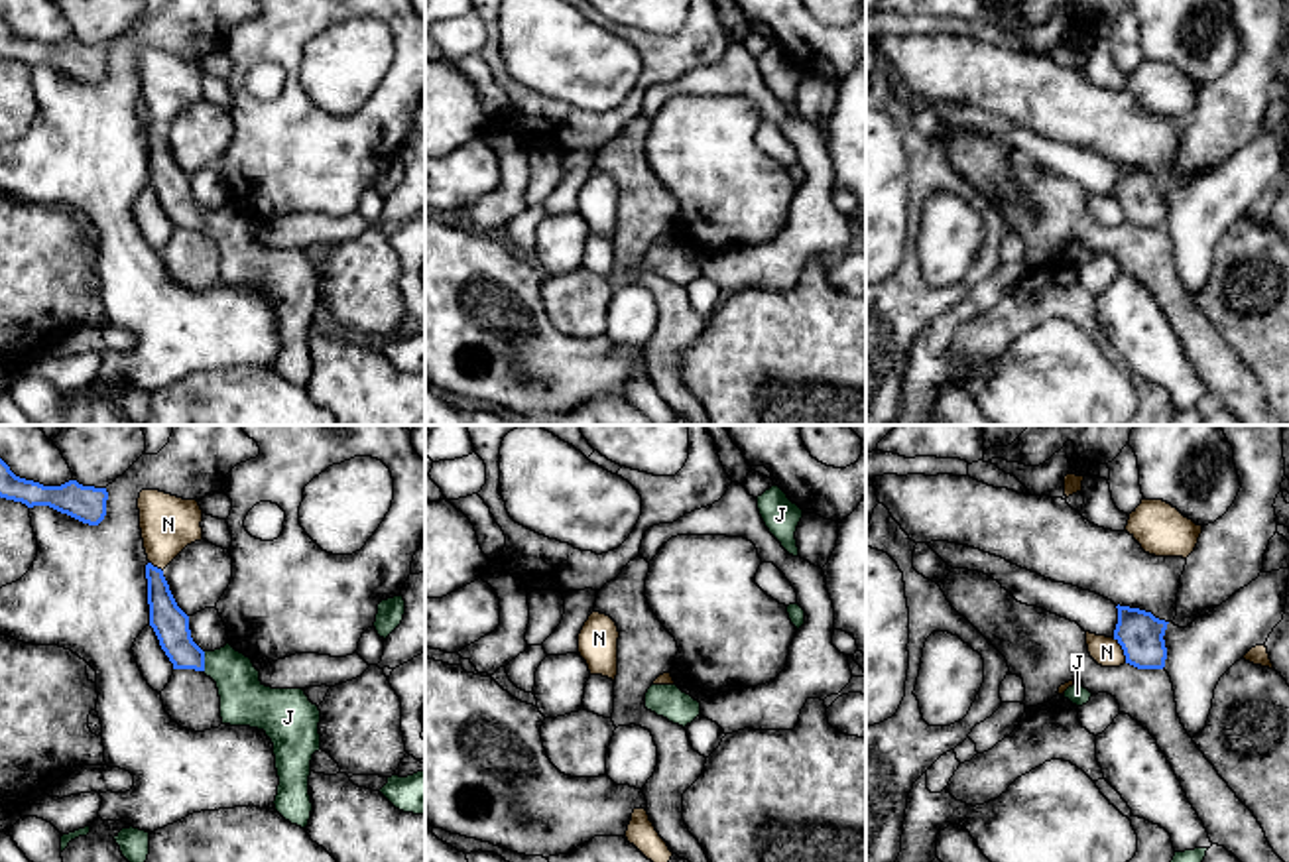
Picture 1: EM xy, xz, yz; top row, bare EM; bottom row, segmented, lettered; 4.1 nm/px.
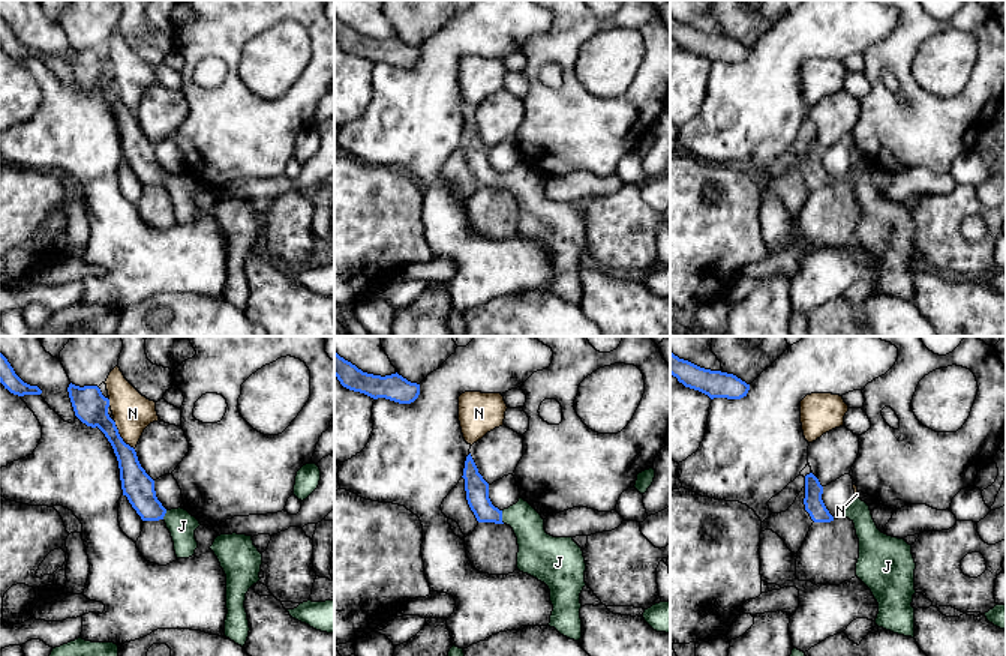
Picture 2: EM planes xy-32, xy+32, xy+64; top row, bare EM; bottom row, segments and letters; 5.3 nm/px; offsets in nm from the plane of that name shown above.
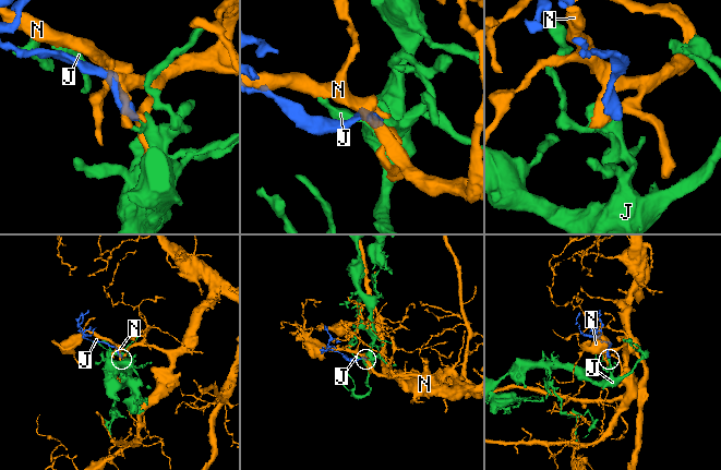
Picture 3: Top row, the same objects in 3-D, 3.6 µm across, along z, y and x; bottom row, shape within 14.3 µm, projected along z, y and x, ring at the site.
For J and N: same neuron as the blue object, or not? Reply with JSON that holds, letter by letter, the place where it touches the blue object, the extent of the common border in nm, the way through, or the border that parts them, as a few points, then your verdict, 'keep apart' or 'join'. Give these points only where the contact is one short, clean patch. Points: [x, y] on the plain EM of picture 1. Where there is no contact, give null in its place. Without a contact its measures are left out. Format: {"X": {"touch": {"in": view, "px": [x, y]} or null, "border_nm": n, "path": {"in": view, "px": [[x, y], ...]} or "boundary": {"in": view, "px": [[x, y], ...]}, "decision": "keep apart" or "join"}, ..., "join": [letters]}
{"J": {"touch": {"in": "xy", "px": [203, 221]}, "border_nm": 80, "path": {"in": "xy", "px": [[170, 182], [174, 193], [203, 221], [245, 260]]}, "decision": "join"}, "N": {"touch": {"in": "yz", "px": [1122, 207]}, "border_nm": 120, "decision": "keep apart"}, "join": ["J"]}

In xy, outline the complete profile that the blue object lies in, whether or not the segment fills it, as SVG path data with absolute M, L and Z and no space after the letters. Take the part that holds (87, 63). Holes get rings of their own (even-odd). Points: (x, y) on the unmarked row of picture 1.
M0 18L0 57L22 61L28 67L49 65L83 83L98 85L106 75L106 47L83 45L69 39L61 45L43 45L16 35Z

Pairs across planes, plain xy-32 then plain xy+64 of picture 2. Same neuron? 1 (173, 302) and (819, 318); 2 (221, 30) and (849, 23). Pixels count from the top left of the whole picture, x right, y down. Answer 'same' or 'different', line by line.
1: same
2: different

